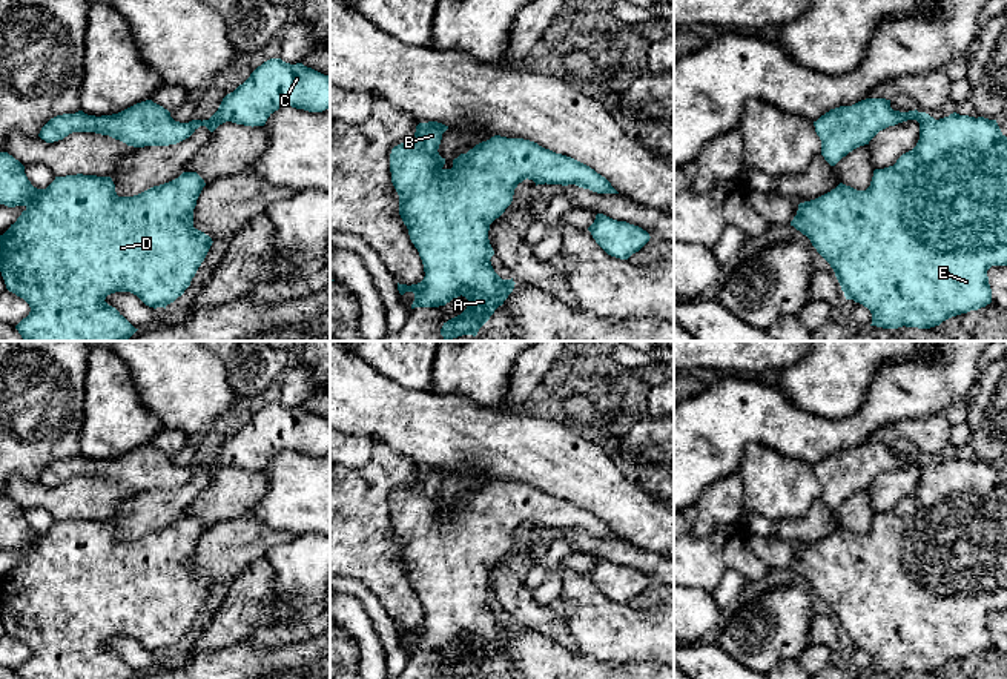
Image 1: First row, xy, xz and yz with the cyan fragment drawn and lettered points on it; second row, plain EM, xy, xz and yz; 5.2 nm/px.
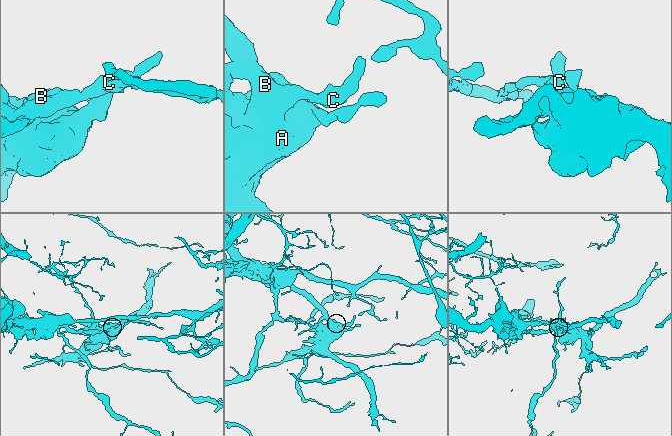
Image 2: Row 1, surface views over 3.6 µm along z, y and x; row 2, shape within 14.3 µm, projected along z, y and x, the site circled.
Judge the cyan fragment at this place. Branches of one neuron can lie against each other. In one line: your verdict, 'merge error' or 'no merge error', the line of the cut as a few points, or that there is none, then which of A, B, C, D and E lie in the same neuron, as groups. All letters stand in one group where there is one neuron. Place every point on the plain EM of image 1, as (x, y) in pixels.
no merge error; cut none; groups A B C D E

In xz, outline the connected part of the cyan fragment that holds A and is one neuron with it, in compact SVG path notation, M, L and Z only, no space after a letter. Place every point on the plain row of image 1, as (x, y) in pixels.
M437 465L419 467L414 476L416 482L408 490L404 487L395 490L390 498L391 527L399 539L399 559L408 573L411 587L419 596L425 616L421 627L411 630L398 627L398 634L401 639L405 636L414 638L411 653L439 651L461 639L465 641L468 644L467 653L461 659L444 667L441 679L477 679L479 673L490 664L494 654L504 648L516 628L513 622L502 624L494 616L490 605L494 595L488 584L488 575L490 568L511 548L517 528L528 522L533 524L536 530L545 527L562 530L576 528L597 538L619 536L605 521L571 501L556 498L530 484L507 482L500 479L494 479L490 484L476 489L467 498L461 498L453 504L453 512L445 513L445 502L439 499L437 493L442 478L447 473L448 470Z

